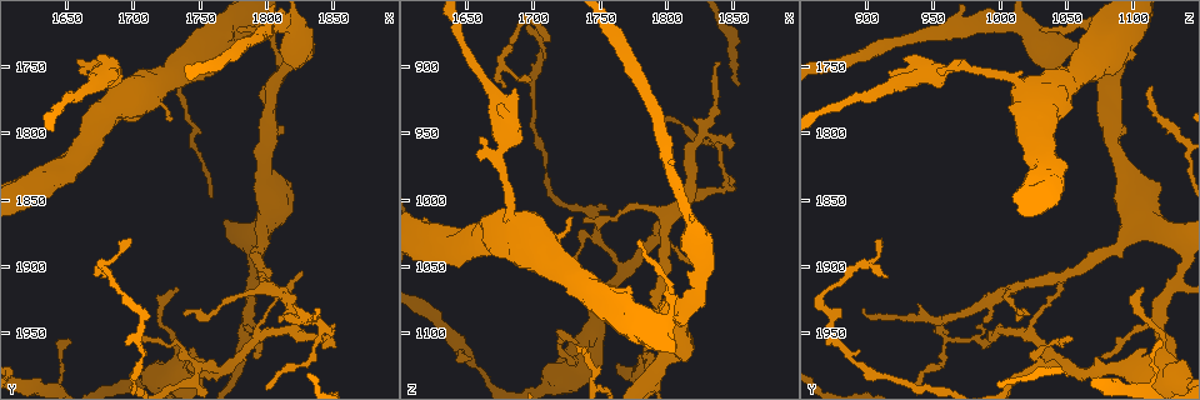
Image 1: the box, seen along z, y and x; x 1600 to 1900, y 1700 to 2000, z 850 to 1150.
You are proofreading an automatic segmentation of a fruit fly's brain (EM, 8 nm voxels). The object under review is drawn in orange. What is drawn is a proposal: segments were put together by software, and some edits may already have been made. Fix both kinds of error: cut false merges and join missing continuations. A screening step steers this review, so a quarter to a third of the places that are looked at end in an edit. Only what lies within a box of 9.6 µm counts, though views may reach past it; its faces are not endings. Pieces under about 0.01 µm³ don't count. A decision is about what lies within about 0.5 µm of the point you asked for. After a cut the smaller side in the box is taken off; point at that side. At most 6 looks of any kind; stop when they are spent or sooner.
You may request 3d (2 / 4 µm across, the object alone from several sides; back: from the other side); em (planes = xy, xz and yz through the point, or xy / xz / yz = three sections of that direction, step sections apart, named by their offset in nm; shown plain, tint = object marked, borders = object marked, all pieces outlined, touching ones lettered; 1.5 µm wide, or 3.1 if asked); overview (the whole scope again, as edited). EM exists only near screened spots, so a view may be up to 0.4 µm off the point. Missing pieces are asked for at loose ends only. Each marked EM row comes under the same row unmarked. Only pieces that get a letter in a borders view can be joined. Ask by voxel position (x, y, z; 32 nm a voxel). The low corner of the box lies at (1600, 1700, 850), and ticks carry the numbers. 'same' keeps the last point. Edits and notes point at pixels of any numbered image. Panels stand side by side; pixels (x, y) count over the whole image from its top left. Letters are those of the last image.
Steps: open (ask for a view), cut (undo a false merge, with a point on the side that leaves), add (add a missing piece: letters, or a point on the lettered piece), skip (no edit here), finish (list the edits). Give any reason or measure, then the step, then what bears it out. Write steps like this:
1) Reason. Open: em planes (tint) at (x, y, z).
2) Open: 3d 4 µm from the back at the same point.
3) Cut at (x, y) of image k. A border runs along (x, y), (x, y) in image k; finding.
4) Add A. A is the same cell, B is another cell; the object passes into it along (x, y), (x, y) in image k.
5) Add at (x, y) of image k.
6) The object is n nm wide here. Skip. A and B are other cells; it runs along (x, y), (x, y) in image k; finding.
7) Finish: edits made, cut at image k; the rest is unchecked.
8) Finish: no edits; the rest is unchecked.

Branch stops here. Open: em planes (borders) at (1652, 1956, 1116).

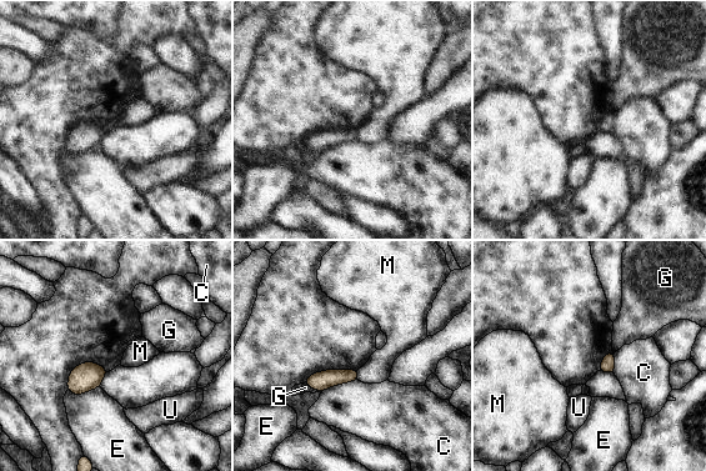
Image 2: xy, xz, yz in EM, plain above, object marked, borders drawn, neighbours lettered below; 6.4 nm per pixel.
Skip. C, E, G, M and U are other cells; a border runs along (356, 370), (357, 379) in image 2; no lettered piece goes on from it.

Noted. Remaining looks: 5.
Thin end. Open: 3d 4 µm at (1734, 1920, 1108).

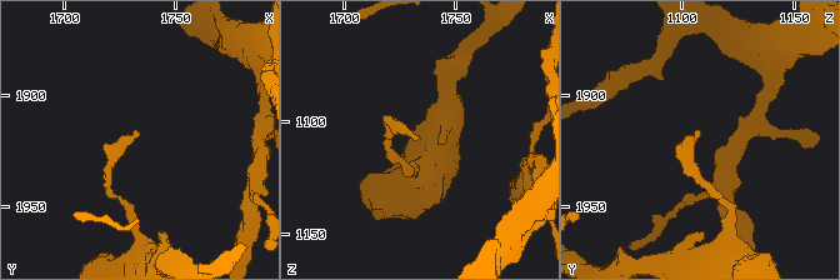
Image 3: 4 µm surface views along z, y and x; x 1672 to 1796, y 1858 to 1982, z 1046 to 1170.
Open: em planes (tint) at (1733, 1919, 1107).

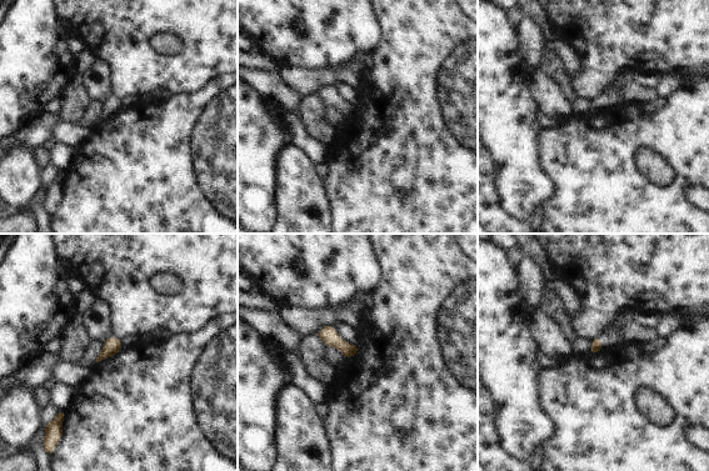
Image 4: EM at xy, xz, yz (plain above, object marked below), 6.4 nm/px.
See the neighbours. Open: em planes (borders) at the same point.

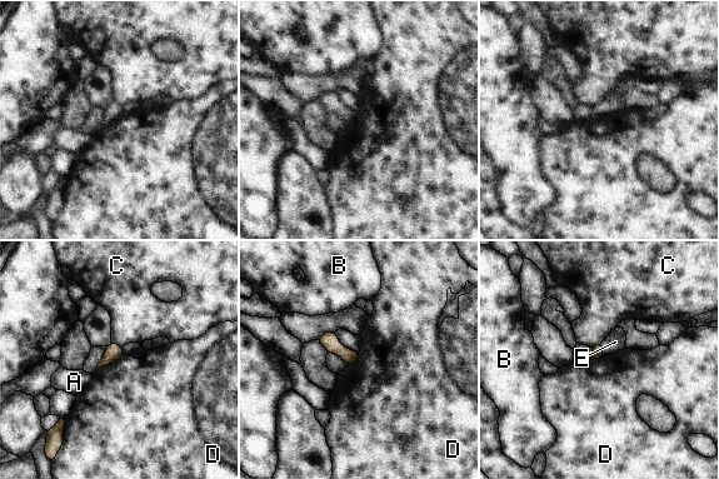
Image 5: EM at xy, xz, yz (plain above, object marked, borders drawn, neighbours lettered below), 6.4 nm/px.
Add E. E is the same cell, A, B, C and D are other cells; the object passes into it along (598, 350), (604, 349), (615, 342) in image 5; the neuron continues.

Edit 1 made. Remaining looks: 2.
Abrupt turn. Open: 3d 2 µm at (1846, 1954, 992).

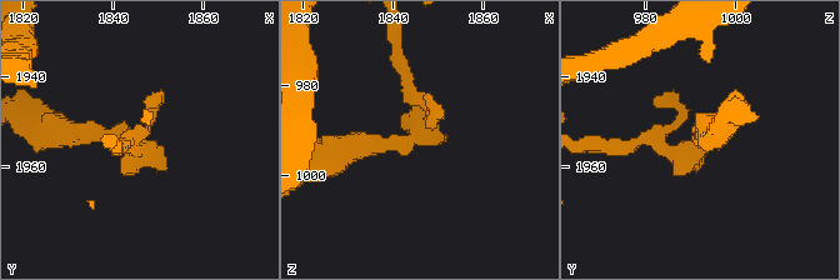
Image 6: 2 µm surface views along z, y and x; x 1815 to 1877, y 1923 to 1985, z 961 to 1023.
Open: em planes (borders) at (1845, 1955, 990).

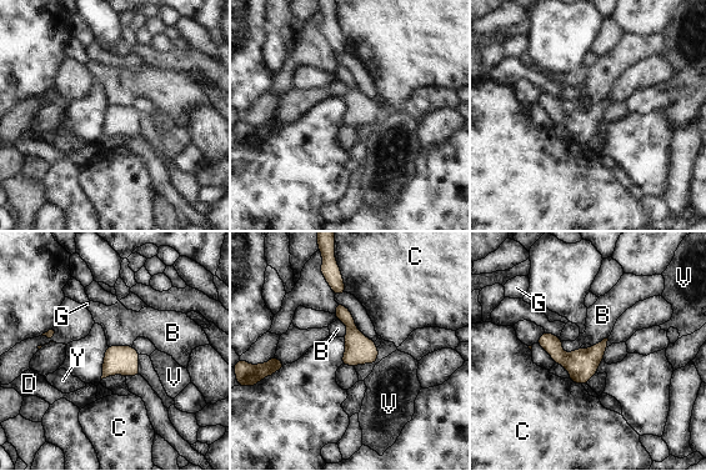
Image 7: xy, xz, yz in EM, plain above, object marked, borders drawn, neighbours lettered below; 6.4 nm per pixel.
Skip. B, C, D, G, V and Y are other cells; a border runs along (561, 341), (567, 352), (579, 347) in image 7; one neuron here.

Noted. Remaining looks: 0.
Finish: edits made, add at image 5; the rest is unchecked.

